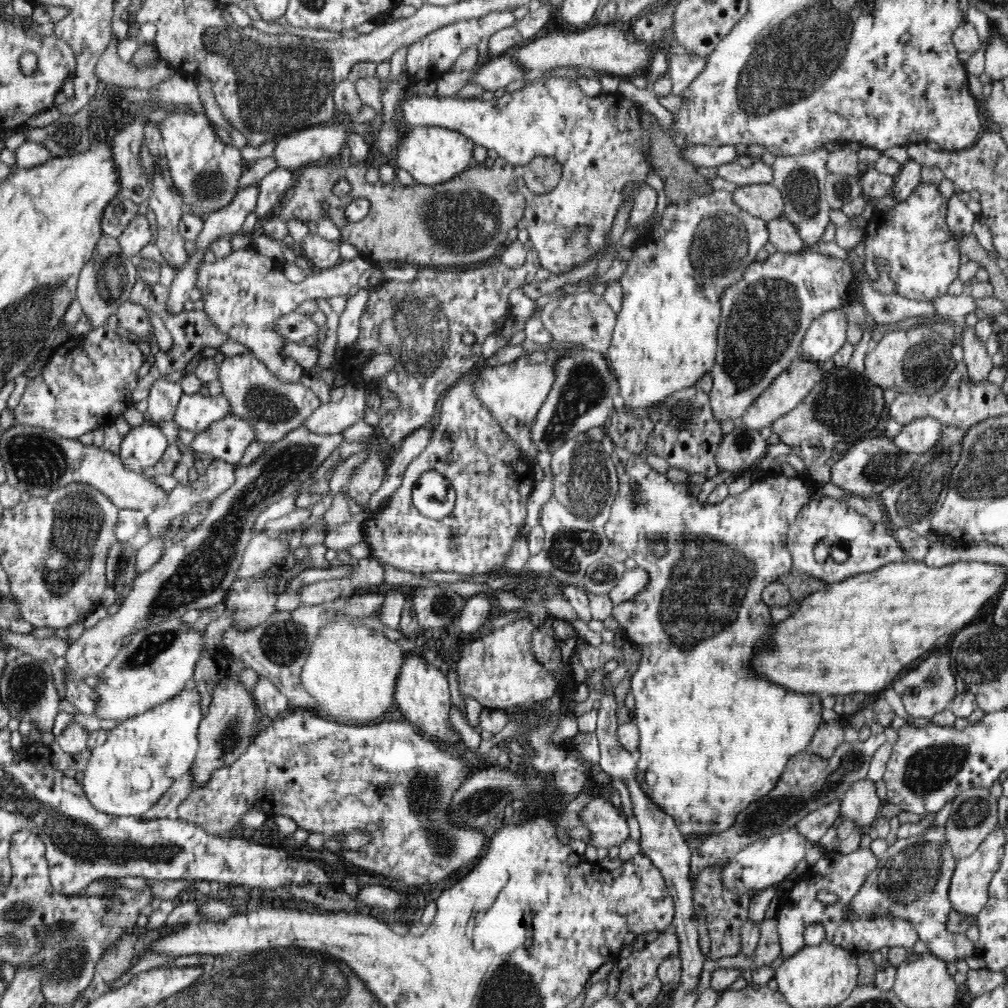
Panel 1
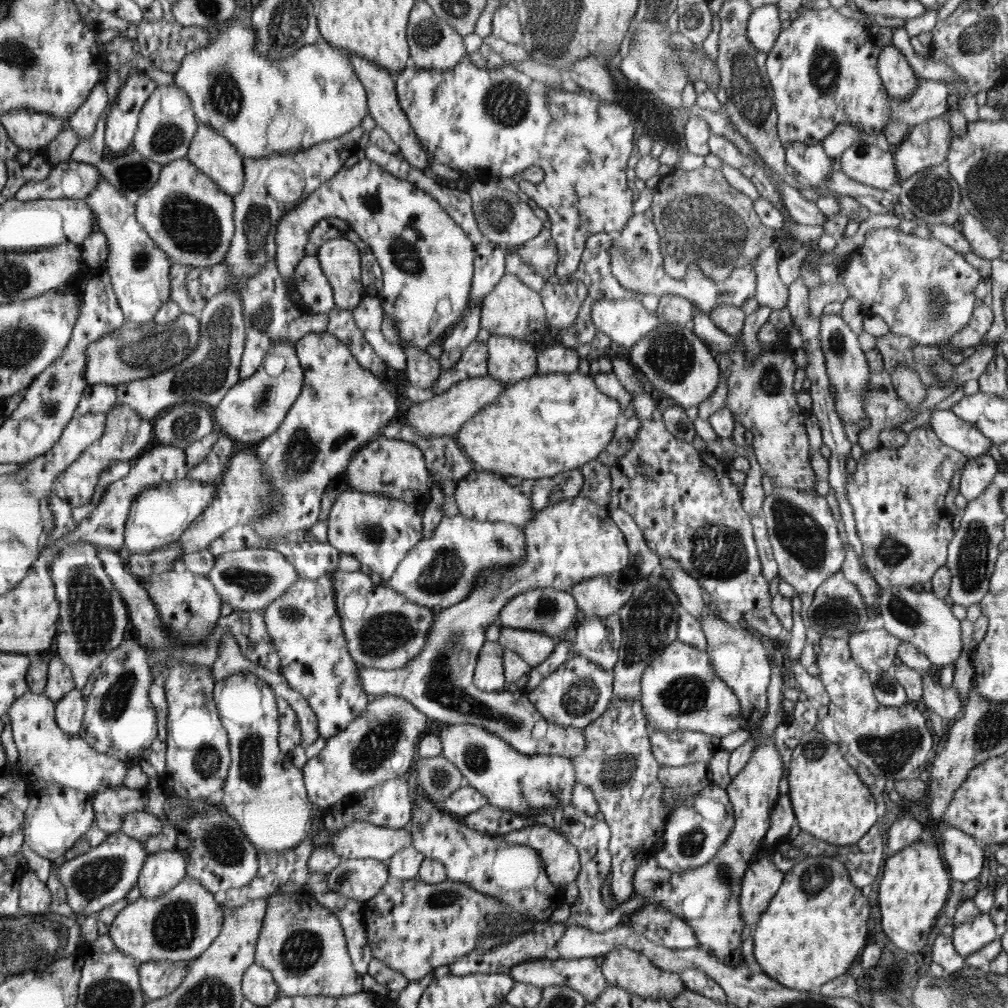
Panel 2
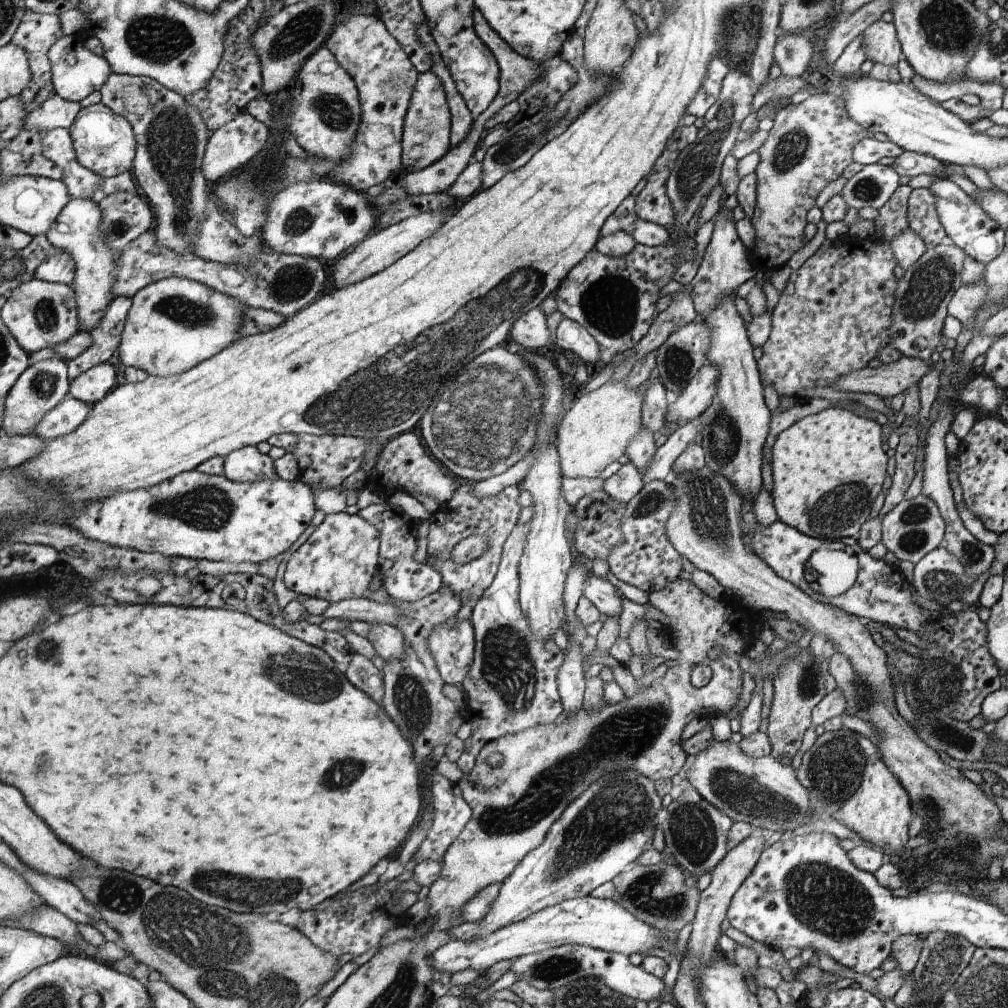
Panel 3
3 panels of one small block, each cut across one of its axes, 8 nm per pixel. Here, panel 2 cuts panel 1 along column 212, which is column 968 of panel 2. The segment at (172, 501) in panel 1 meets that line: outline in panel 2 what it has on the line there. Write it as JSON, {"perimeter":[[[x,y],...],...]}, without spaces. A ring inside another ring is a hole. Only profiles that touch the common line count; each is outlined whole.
{"perimeter":[[[988,455],[975,457],[974,460],[967,461],[960,476],[960,493],[968,501],[982,496],[986,486],[994,481],[996,473],[1002,469]]]}

